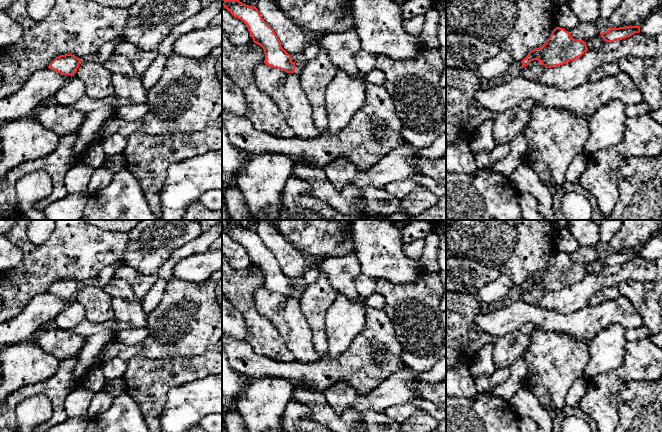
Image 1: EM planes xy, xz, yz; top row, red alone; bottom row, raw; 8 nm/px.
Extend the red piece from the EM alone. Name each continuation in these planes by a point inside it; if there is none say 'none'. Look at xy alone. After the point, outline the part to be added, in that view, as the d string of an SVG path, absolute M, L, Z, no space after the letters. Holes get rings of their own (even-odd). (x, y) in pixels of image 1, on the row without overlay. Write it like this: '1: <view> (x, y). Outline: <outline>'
none

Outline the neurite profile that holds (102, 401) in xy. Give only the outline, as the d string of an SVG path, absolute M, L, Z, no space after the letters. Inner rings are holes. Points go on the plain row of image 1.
M100 390L96 392L88 408L87 416L92 418L104 413L111 407L113 399L106 391Z

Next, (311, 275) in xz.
M310 267L303 276L303 283L306 286L314 284L319 277L319 271L314 267Z

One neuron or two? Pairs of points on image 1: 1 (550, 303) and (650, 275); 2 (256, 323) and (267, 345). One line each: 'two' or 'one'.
1: one
2: one

